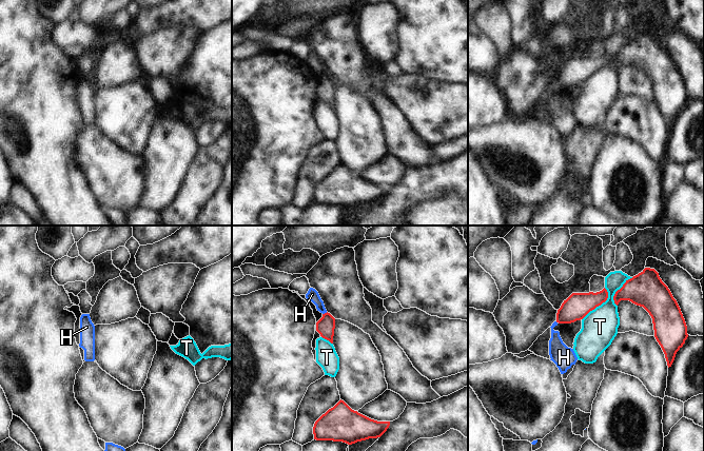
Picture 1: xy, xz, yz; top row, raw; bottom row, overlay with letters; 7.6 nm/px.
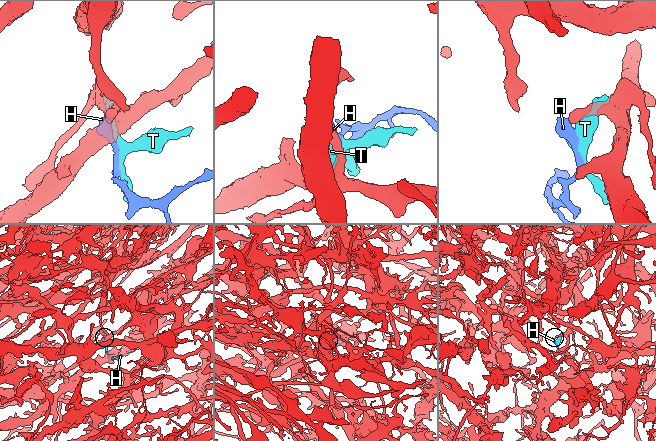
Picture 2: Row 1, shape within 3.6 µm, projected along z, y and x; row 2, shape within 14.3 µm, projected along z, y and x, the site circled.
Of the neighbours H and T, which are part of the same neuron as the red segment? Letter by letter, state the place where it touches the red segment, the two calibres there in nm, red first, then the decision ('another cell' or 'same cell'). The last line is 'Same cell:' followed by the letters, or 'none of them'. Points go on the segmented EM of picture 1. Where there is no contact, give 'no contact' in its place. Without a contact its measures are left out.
H: xz (325, 313) | 140/90 nm | another cell
T: yz (600, 305) | 190/280 nm | another cell
Same cell: none of them

